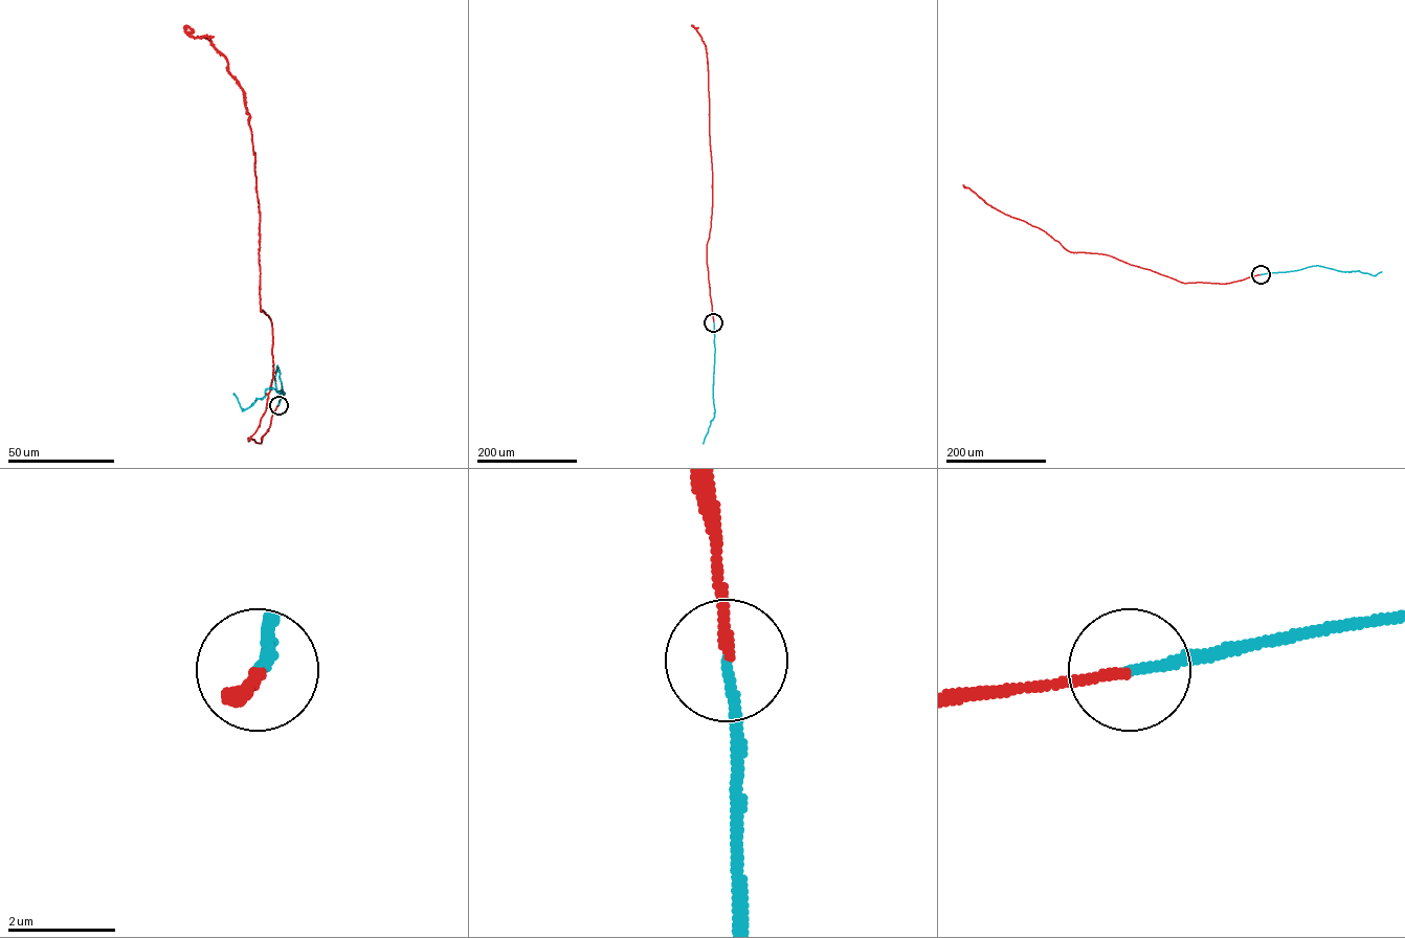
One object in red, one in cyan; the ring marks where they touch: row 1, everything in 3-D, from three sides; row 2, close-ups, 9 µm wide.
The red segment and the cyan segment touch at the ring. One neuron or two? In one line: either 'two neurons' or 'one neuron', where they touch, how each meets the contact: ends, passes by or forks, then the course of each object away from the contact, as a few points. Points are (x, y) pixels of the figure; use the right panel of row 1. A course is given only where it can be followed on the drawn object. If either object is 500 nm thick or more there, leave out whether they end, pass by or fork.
one neuron | (1261, 274) | red ends | cyan ends | red via (1261, 274), (1228, 283), (1183, 283), (1110, 255), (1071, 252), (1042, 230), (987, 204), (963, 184) | cyan via (1261, 274), (1318, 265), (1374, 275), (1382, 271)

